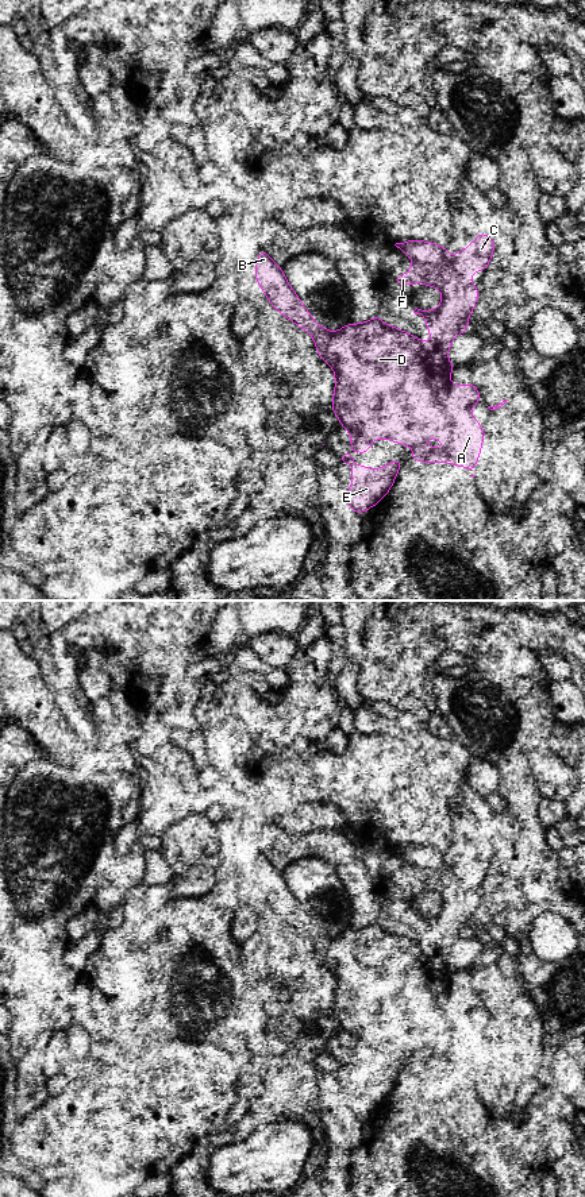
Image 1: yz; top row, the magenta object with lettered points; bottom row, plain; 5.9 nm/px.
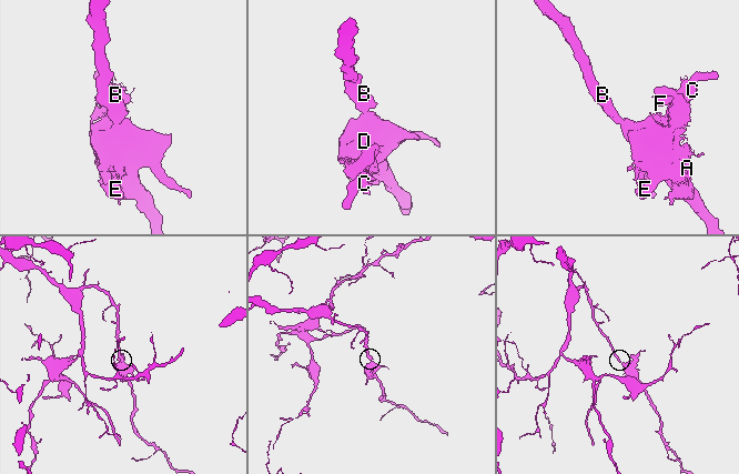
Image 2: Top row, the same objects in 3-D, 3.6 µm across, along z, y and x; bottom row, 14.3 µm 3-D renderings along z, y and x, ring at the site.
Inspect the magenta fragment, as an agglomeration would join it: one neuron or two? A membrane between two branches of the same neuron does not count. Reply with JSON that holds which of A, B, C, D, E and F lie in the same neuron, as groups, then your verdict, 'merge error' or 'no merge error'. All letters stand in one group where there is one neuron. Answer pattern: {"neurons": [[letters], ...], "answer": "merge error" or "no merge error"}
{"neurons": [["A", "B", "C", "D", "E", "F"]], "answer": "no merge error"}

